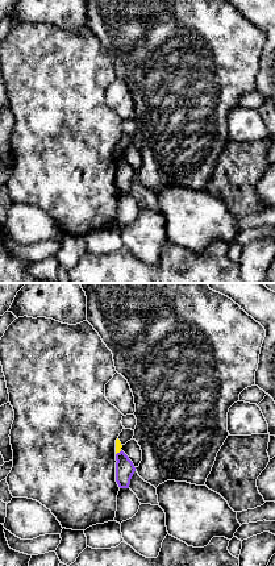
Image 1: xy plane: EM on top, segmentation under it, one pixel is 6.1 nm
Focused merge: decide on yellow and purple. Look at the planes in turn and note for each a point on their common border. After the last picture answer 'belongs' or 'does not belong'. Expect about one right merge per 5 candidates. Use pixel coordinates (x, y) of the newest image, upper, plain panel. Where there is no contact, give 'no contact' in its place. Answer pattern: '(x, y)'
(119, 157)

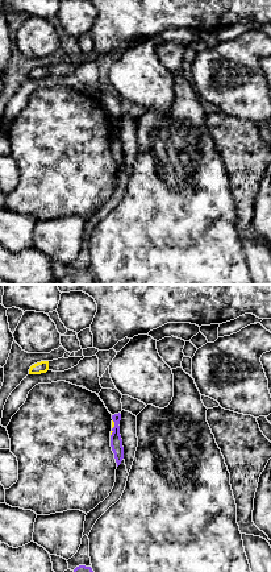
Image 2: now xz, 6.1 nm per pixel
(112, 132)

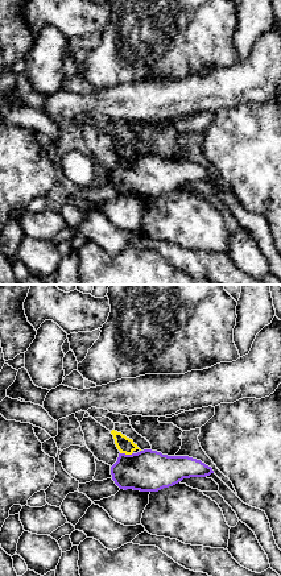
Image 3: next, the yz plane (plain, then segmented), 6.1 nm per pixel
(127, 158)

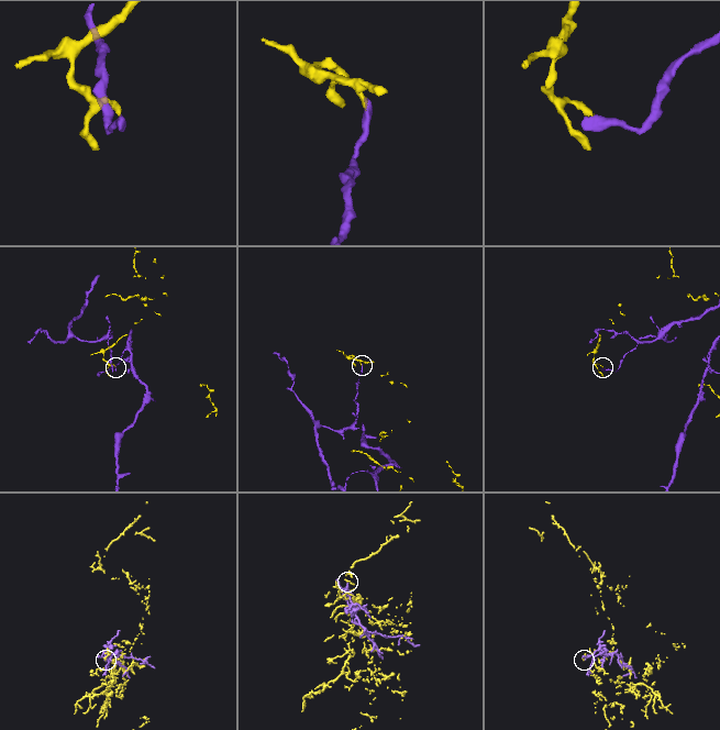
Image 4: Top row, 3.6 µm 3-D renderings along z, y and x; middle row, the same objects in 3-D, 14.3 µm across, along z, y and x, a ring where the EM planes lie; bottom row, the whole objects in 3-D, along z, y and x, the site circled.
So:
does not belong

